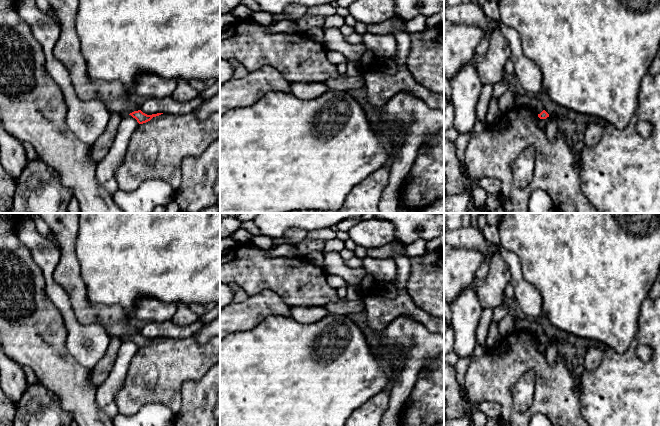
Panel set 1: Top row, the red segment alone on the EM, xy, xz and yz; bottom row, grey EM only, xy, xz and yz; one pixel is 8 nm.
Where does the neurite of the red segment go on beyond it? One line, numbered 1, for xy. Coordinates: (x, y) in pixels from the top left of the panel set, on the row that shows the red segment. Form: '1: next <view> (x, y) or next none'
1: next none

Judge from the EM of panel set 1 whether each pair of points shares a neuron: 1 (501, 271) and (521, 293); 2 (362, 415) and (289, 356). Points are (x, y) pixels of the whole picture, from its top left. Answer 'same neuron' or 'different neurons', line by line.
1: different neurons
2: different neurons

